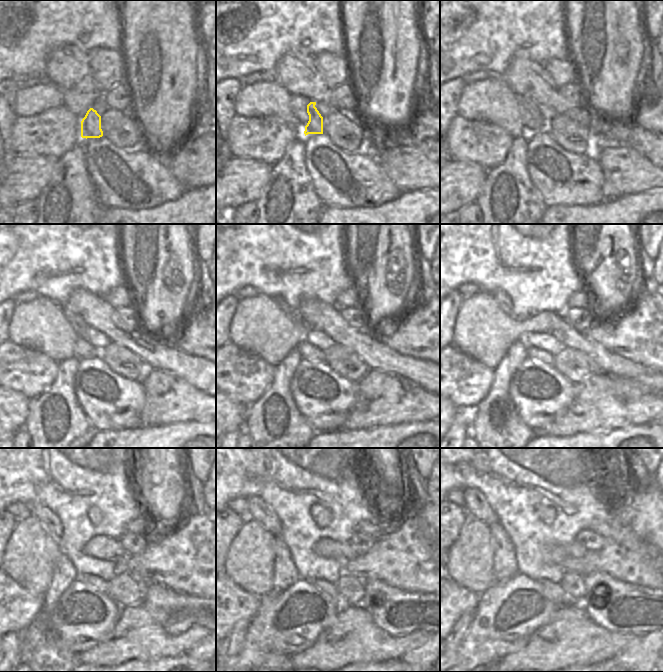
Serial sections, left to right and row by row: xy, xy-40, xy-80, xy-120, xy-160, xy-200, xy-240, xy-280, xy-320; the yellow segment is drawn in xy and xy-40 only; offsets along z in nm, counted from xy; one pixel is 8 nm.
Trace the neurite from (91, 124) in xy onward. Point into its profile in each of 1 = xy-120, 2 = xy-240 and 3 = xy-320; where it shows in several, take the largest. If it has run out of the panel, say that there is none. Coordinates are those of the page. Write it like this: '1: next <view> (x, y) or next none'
1: next xy-120 (81, 329)
2: next xy-240 (50, 520)
3: next xy-320 (476, 504)

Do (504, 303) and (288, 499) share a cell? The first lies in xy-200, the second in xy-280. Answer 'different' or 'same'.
different

